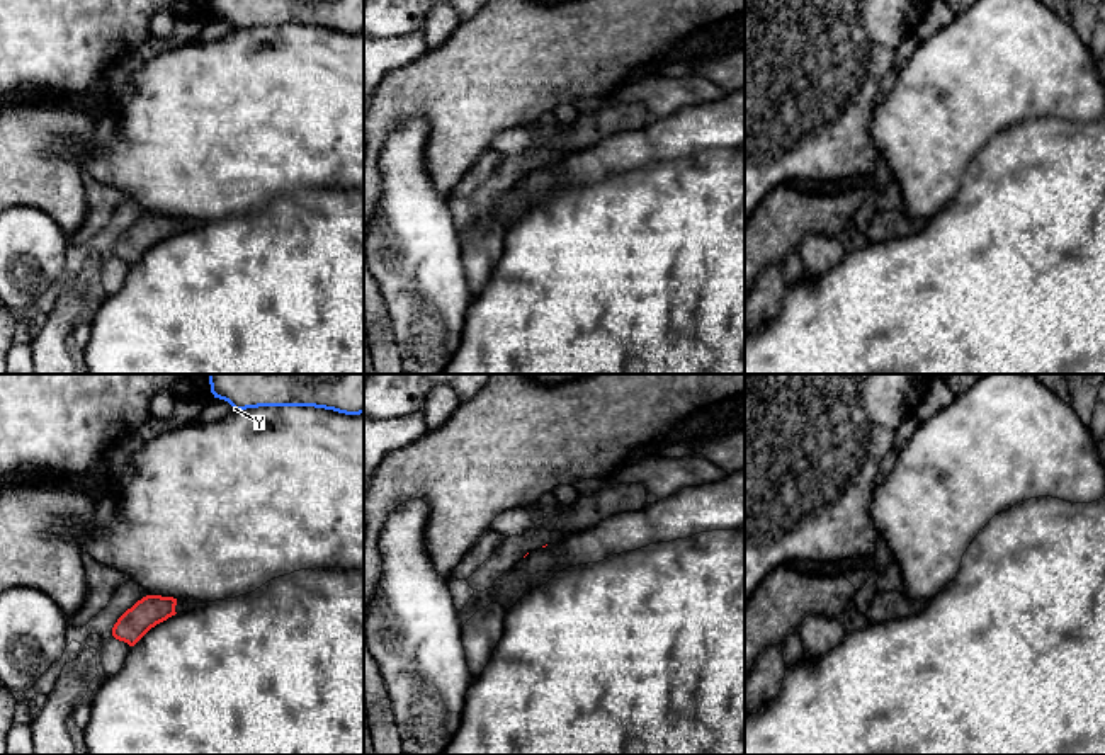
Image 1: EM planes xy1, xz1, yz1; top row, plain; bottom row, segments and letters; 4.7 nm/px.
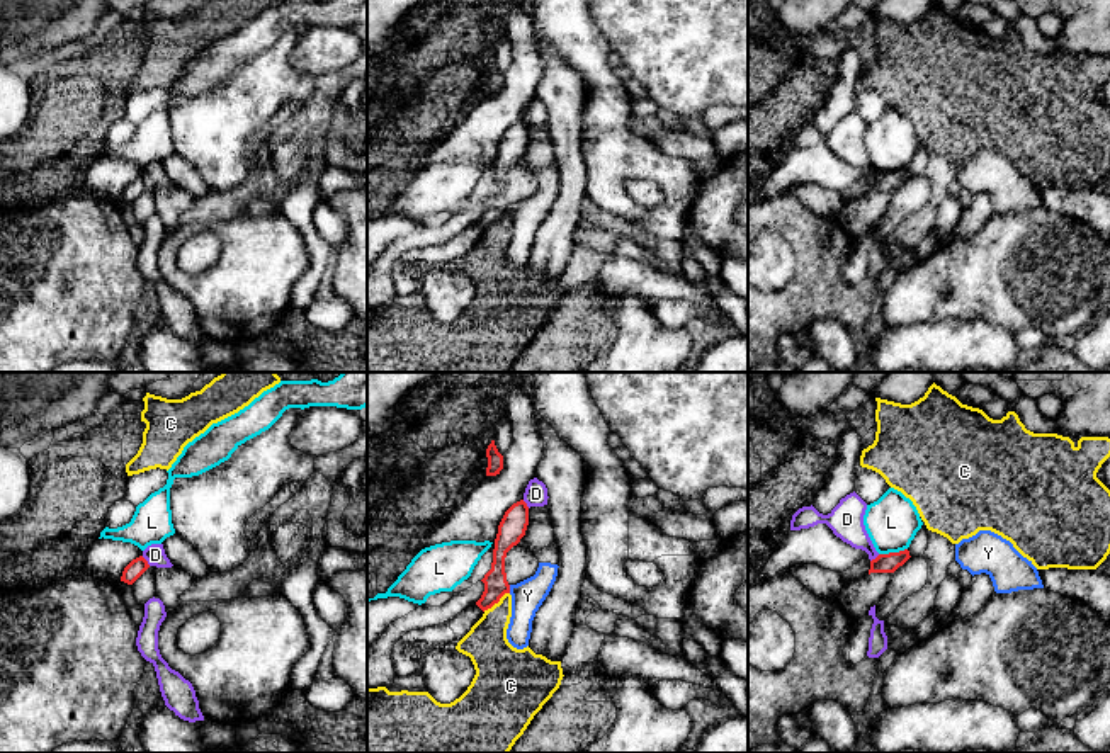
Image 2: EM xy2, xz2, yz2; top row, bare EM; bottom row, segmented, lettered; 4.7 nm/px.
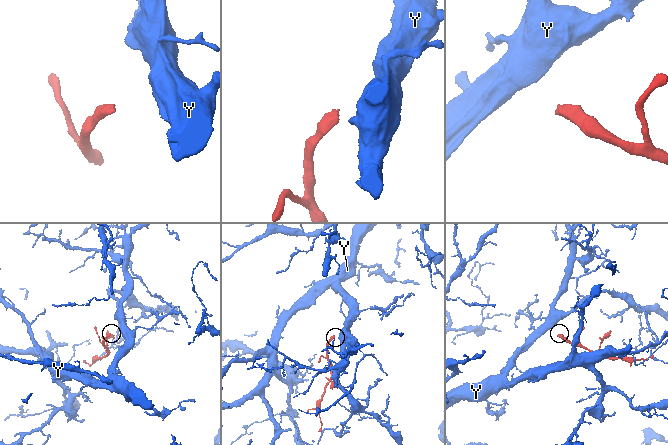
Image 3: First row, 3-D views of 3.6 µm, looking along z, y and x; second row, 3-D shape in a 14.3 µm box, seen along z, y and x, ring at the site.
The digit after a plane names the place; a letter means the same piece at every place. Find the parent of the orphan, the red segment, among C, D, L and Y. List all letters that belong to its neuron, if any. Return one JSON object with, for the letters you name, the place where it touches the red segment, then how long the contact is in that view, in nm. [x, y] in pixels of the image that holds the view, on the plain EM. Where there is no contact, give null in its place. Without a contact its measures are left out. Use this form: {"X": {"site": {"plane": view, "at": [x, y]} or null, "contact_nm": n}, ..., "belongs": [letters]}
{"belongs": []}

